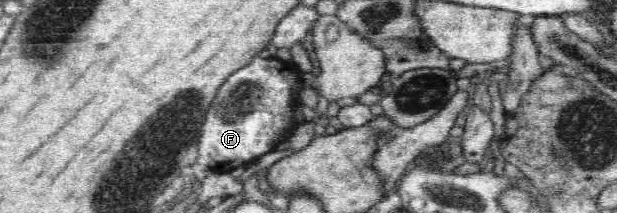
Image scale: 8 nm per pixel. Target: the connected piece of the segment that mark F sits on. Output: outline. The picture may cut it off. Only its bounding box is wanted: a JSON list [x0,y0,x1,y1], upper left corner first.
[196,56,301,173]

